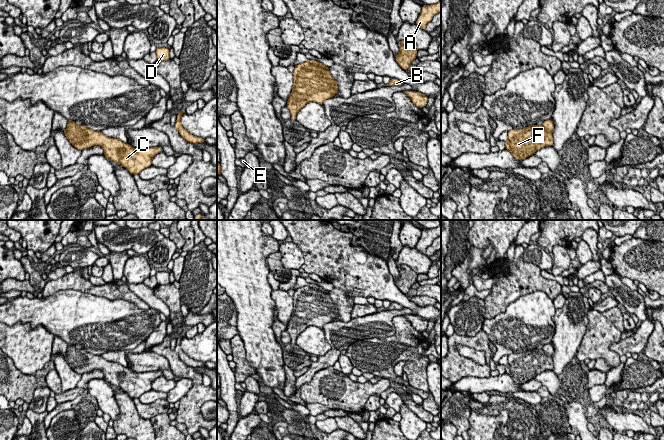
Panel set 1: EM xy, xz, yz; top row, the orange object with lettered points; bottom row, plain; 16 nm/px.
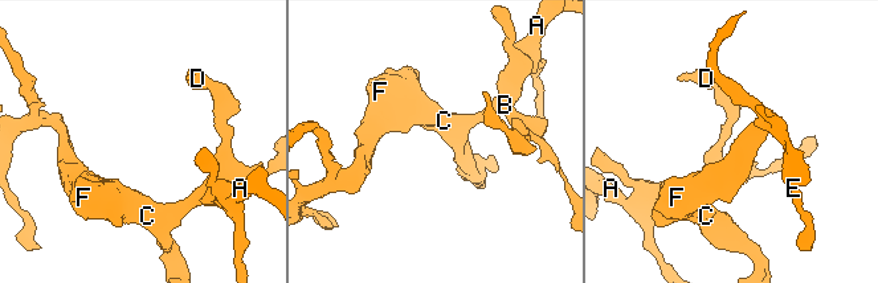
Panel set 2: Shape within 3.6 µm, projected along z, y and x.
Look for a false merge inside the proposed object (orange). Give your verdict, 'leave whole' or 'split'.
leave whole

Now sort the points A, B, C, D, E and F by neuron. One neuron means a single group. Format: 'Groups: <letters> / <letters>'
Groups: A B C D E F

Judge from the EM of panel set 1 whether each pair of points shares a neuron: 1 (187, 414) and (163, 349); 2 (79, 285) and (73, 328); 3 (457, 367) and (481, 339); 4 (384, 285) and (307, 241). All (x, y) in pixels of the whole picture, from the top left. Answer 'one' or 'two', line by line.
1: one
2: two
3: one
4: one

